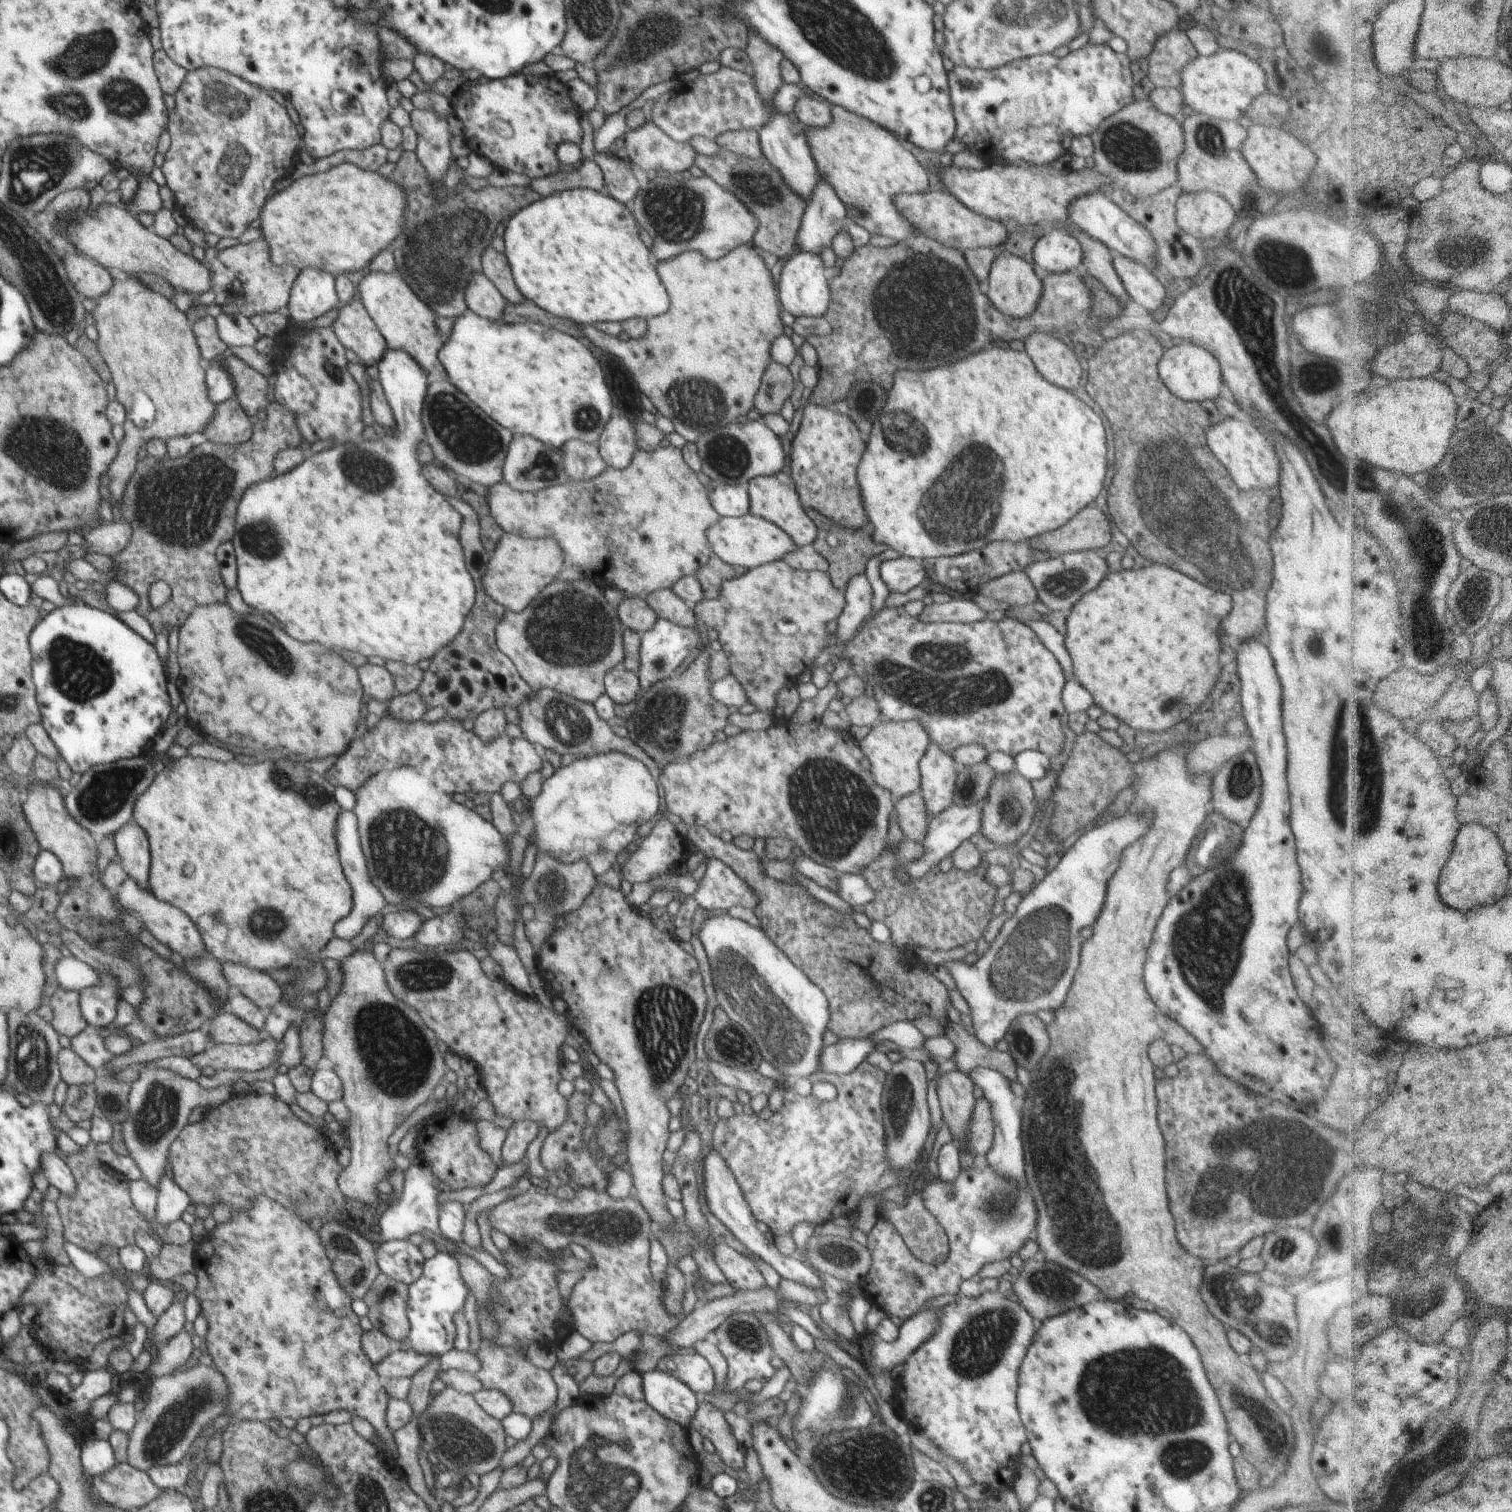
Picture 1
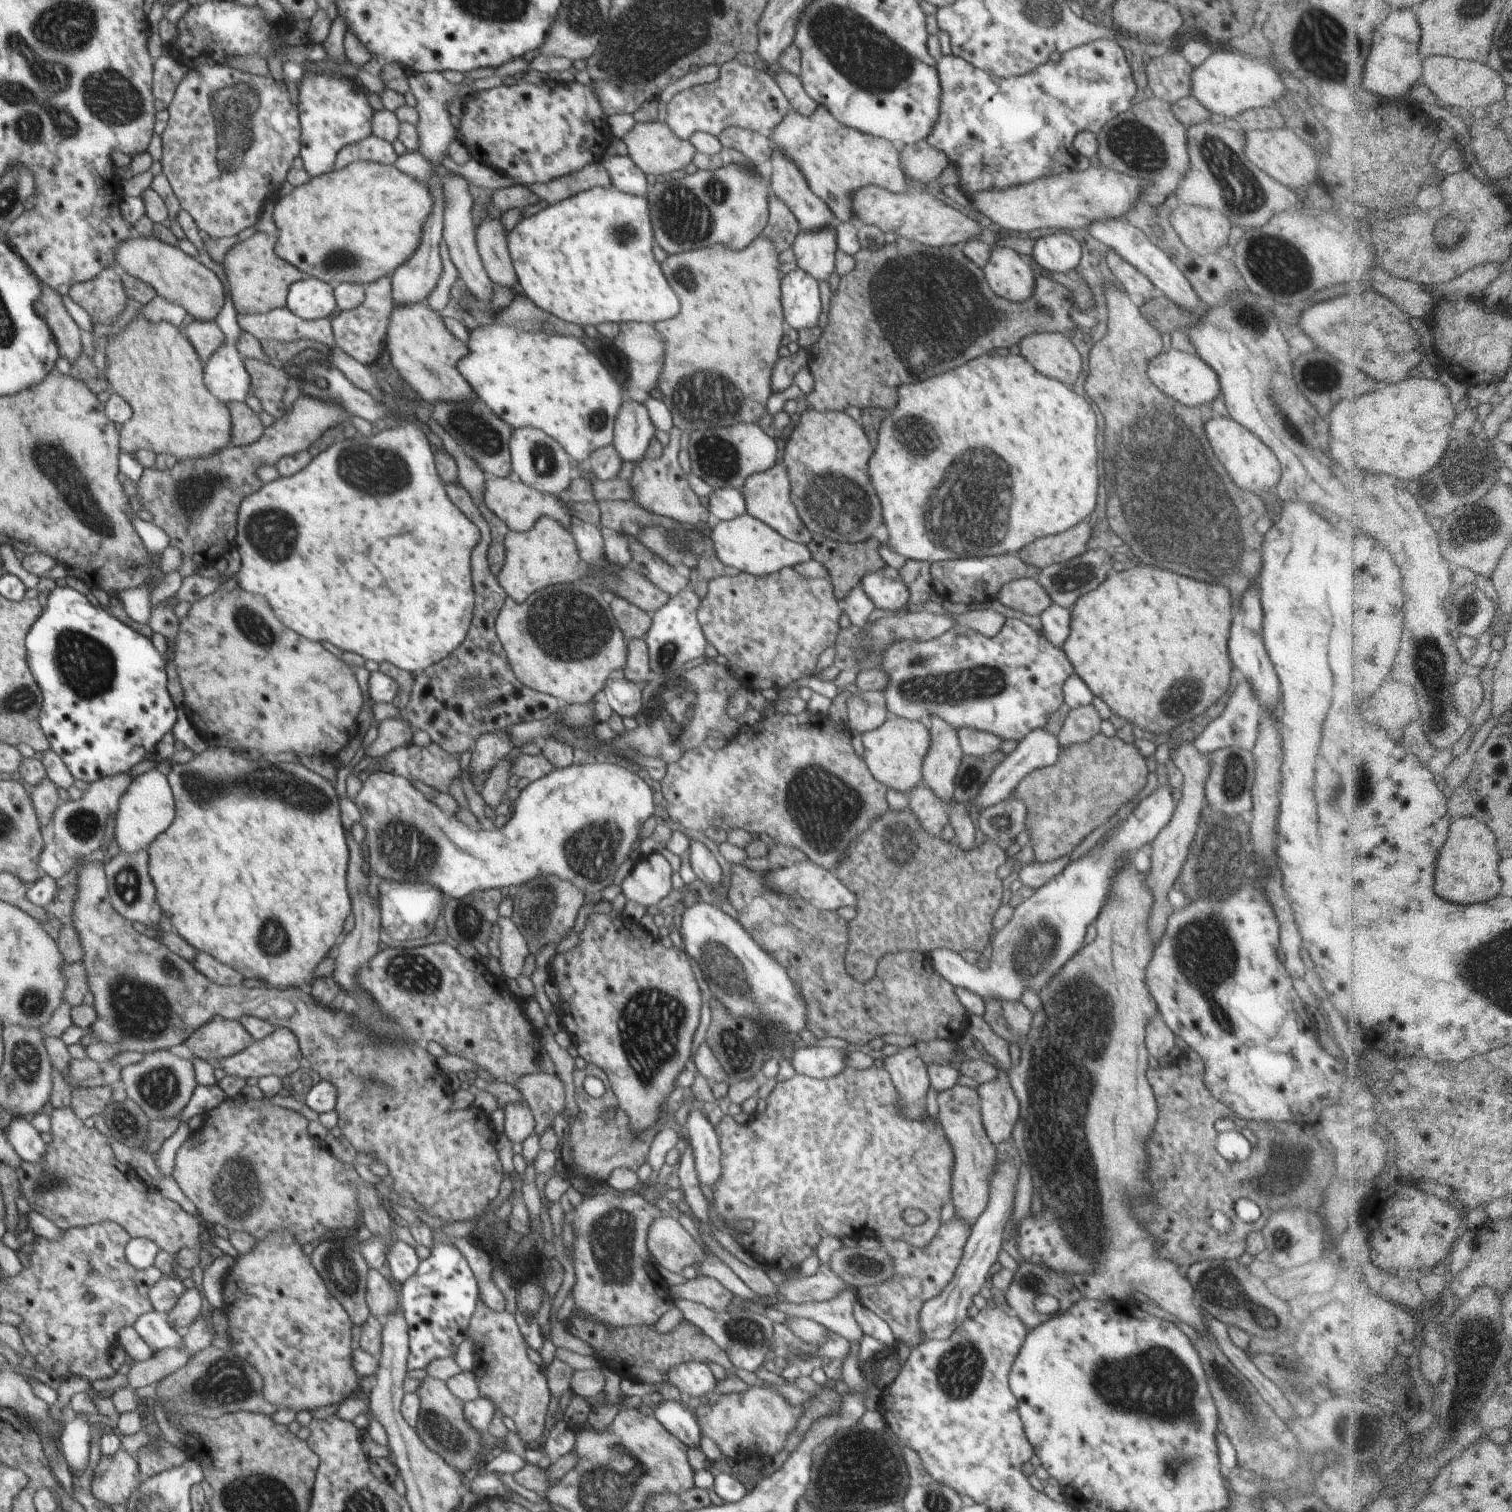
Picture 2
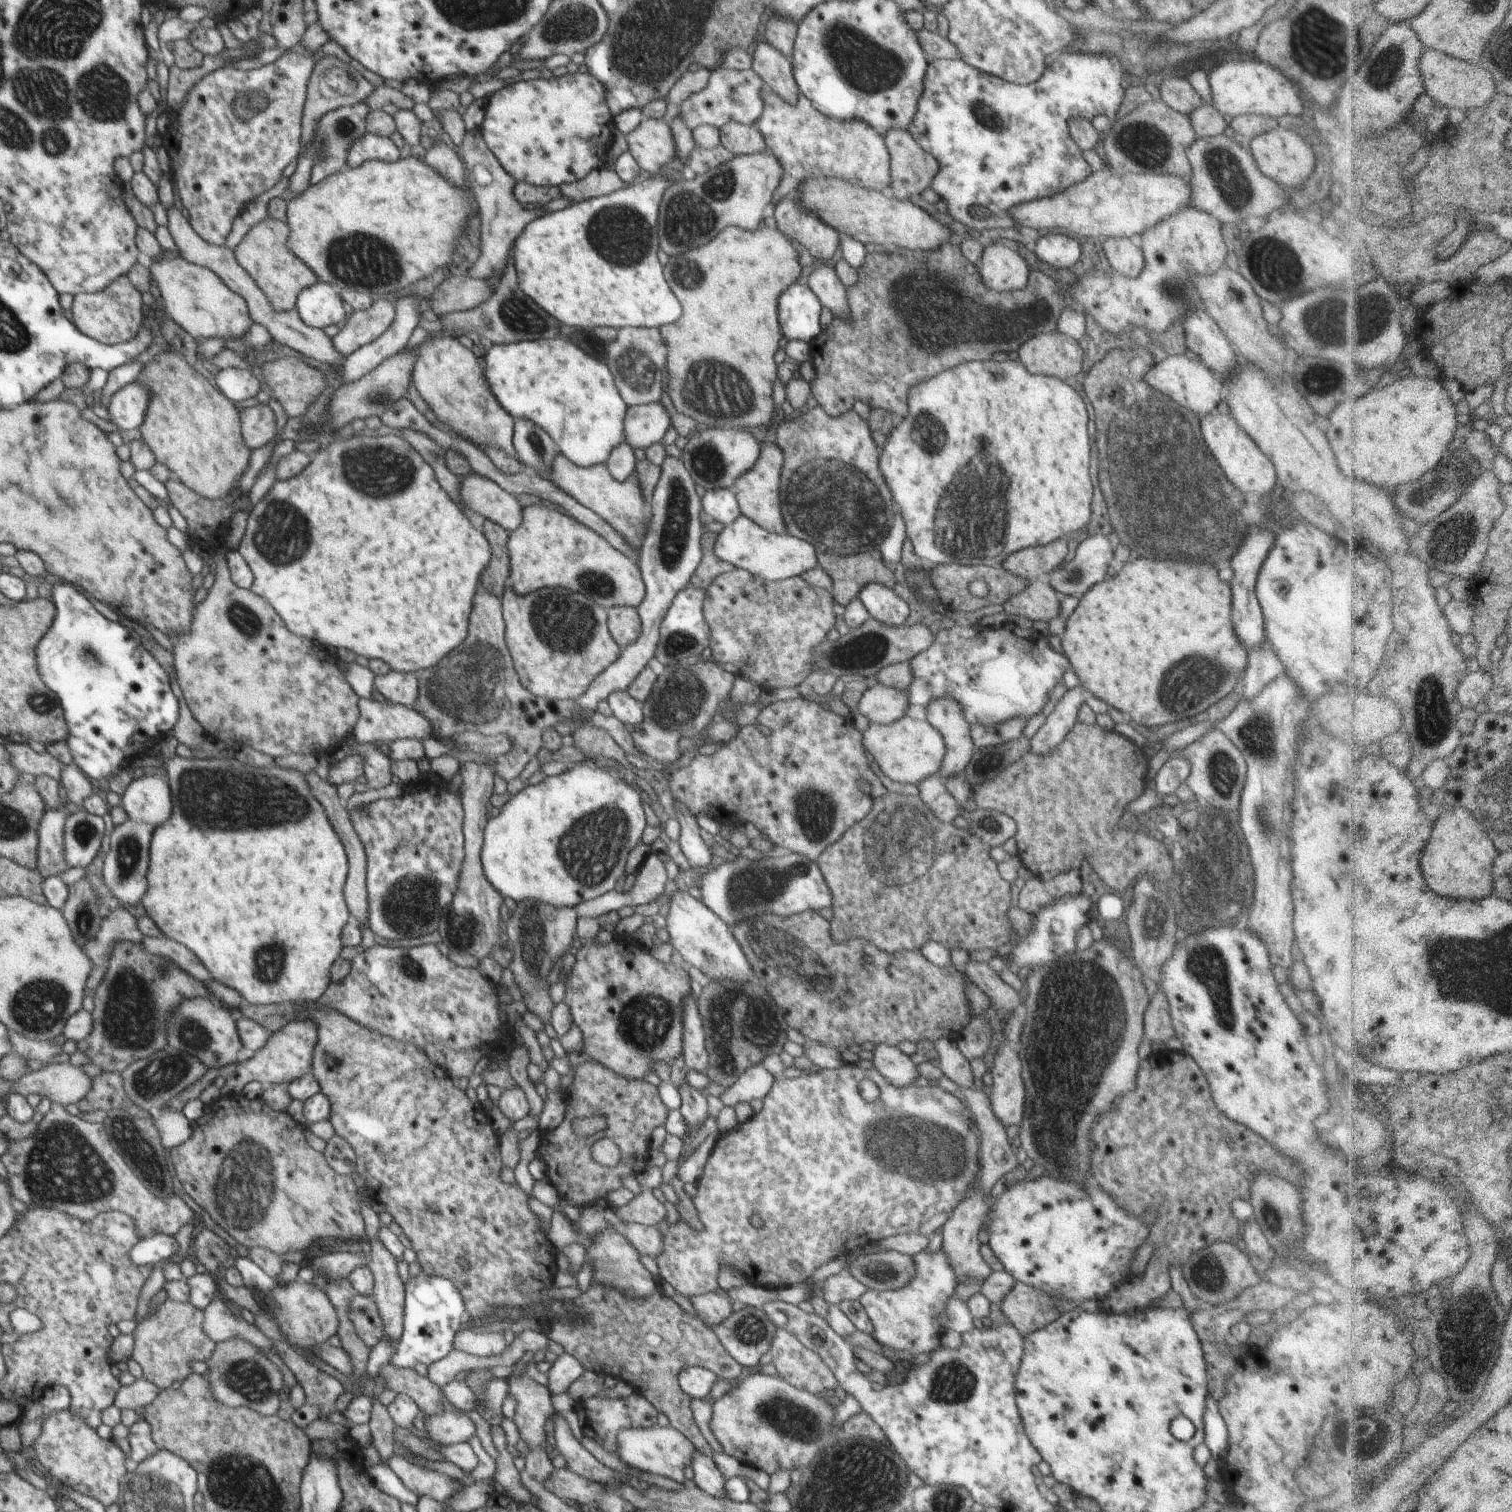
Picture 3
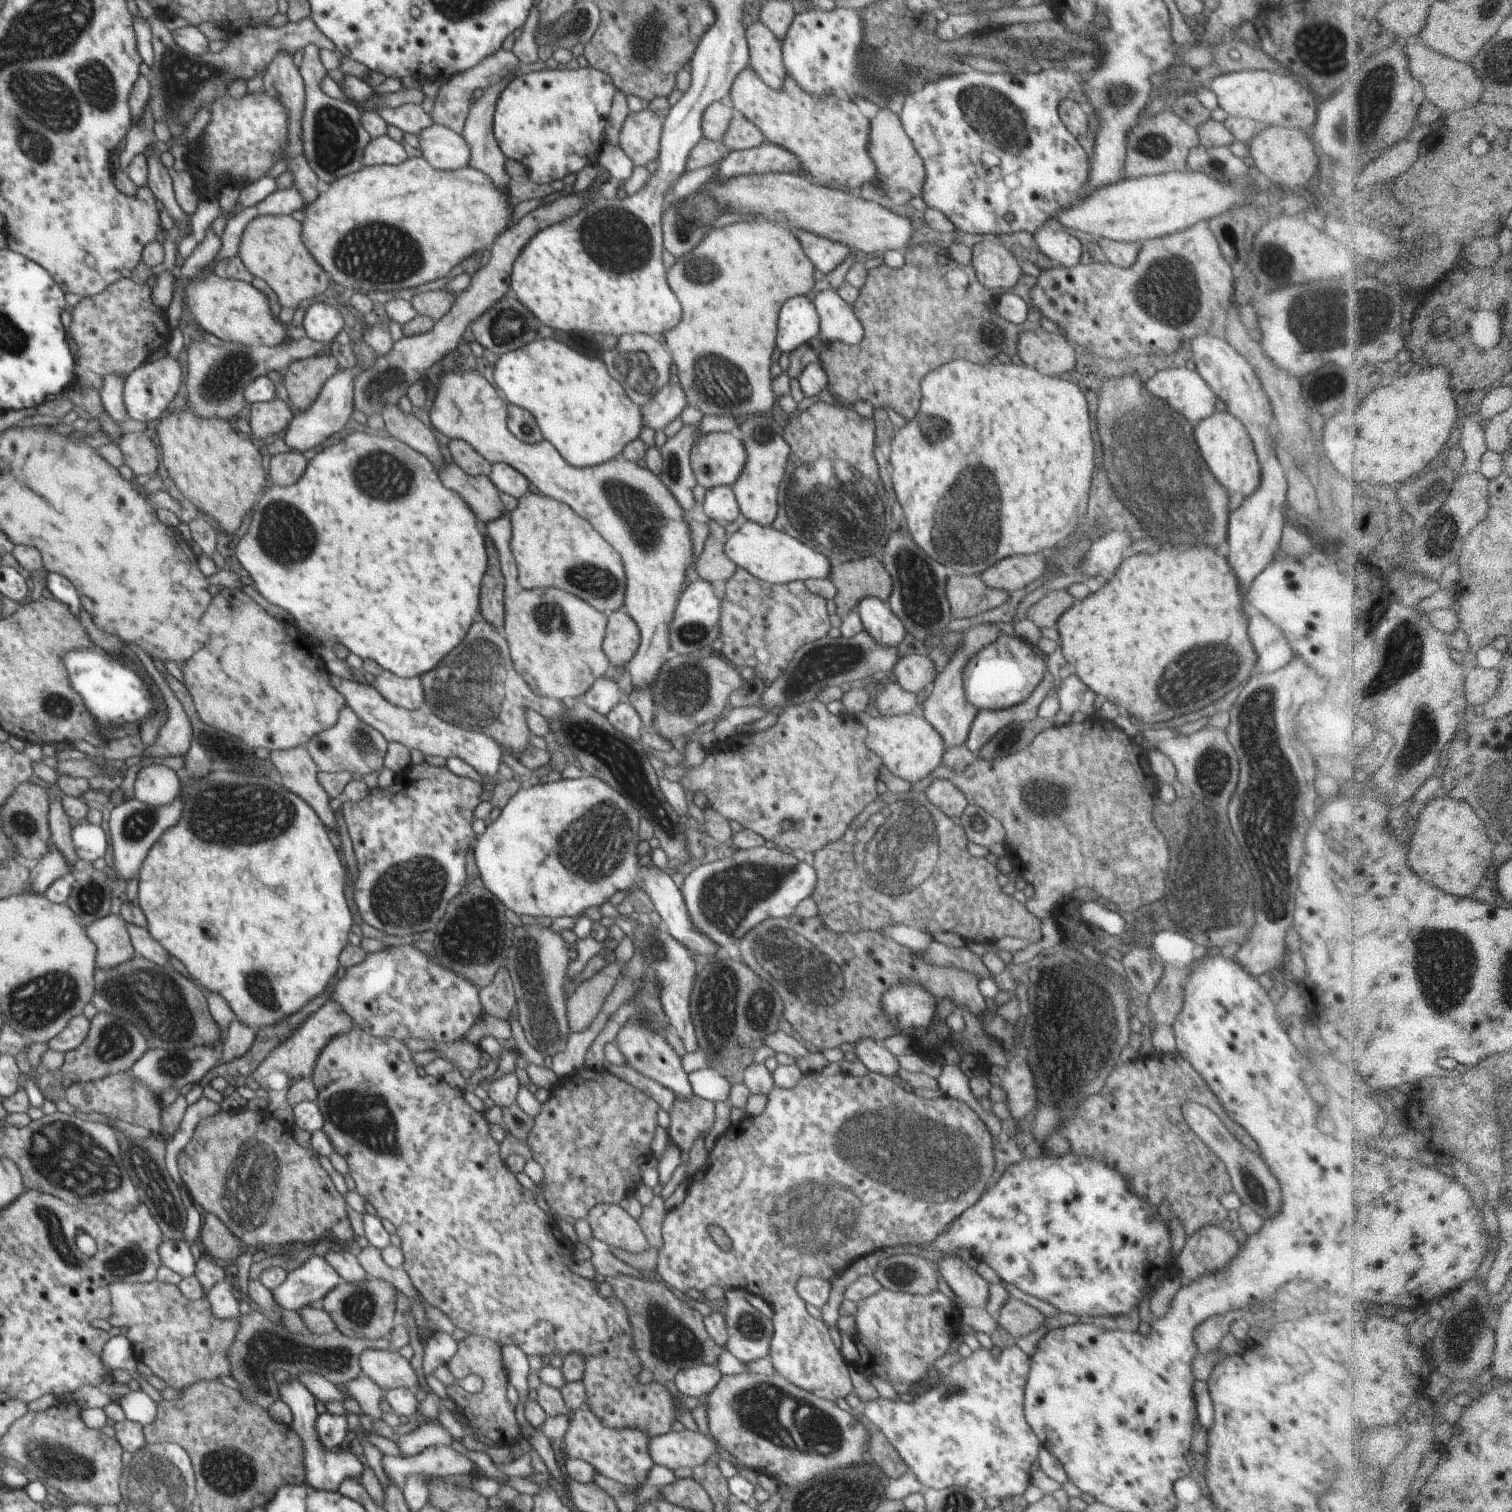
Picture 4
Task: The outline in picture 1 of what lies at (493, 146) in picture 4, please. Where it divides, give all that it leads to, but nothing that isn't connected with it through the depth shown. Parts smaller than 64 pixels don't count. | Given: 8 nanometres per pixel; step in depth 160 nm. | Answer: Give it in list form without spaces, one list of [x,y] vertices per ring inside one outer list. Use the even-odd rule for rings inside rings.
[[[486,247],[481,254],[482,272],[494,283],[508,303],[517,305],[524,300],[516,286],[507,256],[494,247]]]

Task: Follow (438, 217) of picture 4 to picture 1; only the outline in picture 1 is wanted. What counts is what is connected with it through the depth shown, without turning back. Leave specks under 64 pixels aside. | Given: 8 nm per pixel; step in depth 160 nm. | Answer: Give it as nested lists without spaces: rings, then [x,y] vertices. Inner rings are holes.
[[[342,163],[326,172],[305,175],[266,200],[260,214],[261,228],[271,259],[277,265],[294,265],[299,271],[315,268],[334,276],[344,275],[364,268],[378,253],[390,248],[408,220],[405,214],[408,200],[405,188],[390,181],[389,177],[352,163]]]

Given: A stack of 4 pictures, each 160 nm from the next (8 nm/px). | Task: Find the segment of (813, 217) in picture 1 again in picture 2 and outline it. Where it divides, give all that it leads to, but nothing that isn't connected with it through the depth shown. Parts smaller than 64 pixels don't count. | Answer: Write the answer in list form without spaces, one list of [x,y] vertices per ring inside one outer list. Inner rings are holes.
[[[834,225],[814,233],[800,231],[792,247],[797,265],[814,280],[828,281],[835,272],[835,254],[838,248]]]

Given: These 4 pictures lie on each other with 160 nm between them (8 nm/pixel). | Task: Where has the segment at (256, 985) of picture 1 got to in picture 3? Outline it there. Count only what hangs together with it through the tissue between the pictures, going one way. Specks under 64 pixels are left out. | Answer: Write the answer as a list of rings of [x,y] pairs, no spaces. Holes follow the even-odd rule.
[[[145,936],[142,940],[143,948],[150,954],[171,960],[181,970],[197,981],[211,981],[209,970],[184,945],[168,937]]]

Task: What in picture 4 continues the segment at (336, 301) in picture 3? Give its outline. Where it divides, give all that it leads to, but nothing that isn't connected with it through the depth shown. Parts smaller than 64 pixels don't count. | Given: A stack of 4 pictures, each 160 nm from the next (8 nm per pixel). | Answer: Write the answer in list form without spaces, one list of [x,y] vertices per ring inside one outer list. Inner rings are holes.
[[[332,303],[313,304],[306,309],[303,328],[300,333],[306,334],[311,341],[330,345],[344,328],[344,316]]]

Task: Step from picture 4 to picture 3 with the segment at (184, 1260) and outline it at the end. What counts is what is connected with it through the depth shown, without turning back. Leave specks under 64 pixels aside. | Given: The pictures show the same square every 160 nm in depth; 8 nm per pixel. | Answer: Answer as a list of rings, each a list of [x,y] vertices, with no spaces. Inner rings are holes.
[[[158,1233],[157,1235],[148,1236],[137,1242],[129,1252],[133,1263],[138,1266],[154,1265],[166,1259],[170,1259],[178,1249],[178,1242],[173,1236]]]

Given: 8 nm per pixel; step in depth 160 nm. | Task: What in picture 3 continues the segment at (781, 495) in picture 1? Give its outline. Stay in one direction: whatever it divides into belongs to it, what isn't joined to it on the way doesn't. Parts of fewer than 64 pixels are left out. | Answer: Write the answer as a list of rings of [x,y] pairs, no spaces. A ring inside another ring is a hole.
[[[761,442],[758,460],[752,469],[741,474],[733,484],[741,514],[771,533],[788,533],[781,513],[781,472],[784,467],[783,450],[773,442]]]

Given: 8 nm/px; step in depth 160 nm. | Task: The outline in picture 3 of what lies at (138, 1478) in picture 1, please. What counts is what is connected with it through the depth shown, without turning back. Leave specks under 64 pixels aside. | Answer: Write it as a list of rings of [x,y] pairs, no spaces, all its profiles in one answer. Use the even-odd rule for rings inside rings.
[[[71,1408],[53,1412],[46,1417],[40,1435],[31,1446],[36,1454],[37,1467],[46,1475],[60,1480],[63,1486],[92,1496],[105,1507],[114,1503],[120,1506],[125,1503],[126,1455],[113,1438],[102,1439],[96,1429]]]

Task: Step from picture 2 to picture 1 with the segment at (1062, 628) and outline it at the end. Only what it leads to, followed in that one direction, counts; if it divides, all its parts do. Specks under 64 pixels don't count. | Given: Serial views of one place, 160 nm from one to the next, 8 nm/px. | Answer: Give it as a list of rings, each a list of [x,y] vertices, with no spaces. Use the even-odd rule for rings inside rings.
[[[1045,619],[1035,622],[1025,622],[1040,639],[1040,642],[1056,657],[1062,665],[1065,680],[1076,680],[1073,662],[1065,647],[1065,635],[1060,633],[1050,622]]]

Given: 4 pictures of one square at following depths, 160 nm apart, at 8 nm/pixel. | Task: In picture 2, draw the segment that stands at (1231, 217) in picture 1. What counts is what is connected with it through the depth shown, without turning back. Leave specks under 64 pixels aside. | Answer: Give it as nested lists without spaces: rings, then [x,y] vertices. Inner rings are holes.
[[[1180,203],[1169,220],[1182,244],[1196,254],[1217,253],[1229,241],[1232,222],[1220,210]]]

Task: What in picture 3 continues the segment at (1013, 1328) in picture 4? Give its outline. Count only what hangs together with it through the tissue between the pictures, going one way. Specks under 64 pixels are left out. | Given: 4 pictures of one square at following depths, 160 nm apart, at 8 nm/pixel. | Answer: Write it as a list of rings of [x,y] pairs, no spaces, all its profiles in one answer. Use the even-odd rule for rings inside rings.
[[[1016,1282],[1012,1292],[1000,1304],[1003,1314],[1020,1334],[1025,1335],[1054,1322],[1061,1315],[1056,1309],[1052,1296]]]

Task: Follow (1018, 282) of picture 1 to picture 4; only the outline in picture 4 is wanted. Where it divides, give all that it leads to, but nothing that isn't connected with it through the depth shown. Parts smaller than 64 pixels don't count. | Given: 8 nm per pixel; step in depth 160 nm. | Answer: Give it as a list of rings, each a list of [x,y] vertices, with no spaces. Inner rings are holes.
[[[993,238],[972,247],[970,265],[979,284],[997,292],[1012,288],[1023,274],[1017,258]]]

